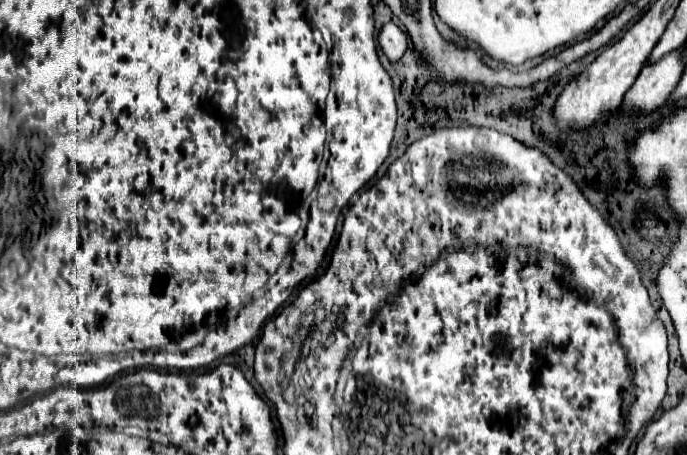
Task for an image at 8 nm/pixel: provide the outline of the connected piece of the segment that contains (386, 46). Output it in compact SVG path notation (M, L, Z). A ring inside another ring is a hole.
M389 22L379 32L379 44L381 44L383 52L387 54L387 58L397 62L397 60L401 60L401 56L405 54L407 46L409 46L409 36L397 24Z

